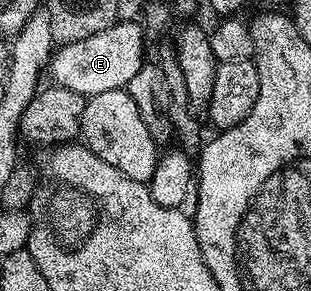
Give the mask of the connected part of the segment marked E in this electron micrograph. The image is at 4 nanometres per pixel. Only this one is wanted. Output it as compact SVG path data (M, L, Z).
M121 20L99 34L62 43L52 53L47 65L47 72L53 75L52 83L69 91L77 91L86 98L107 90L124 89L131 82L135 70L139 70L146 59L145 36L140 27L140 23L132 20Z

